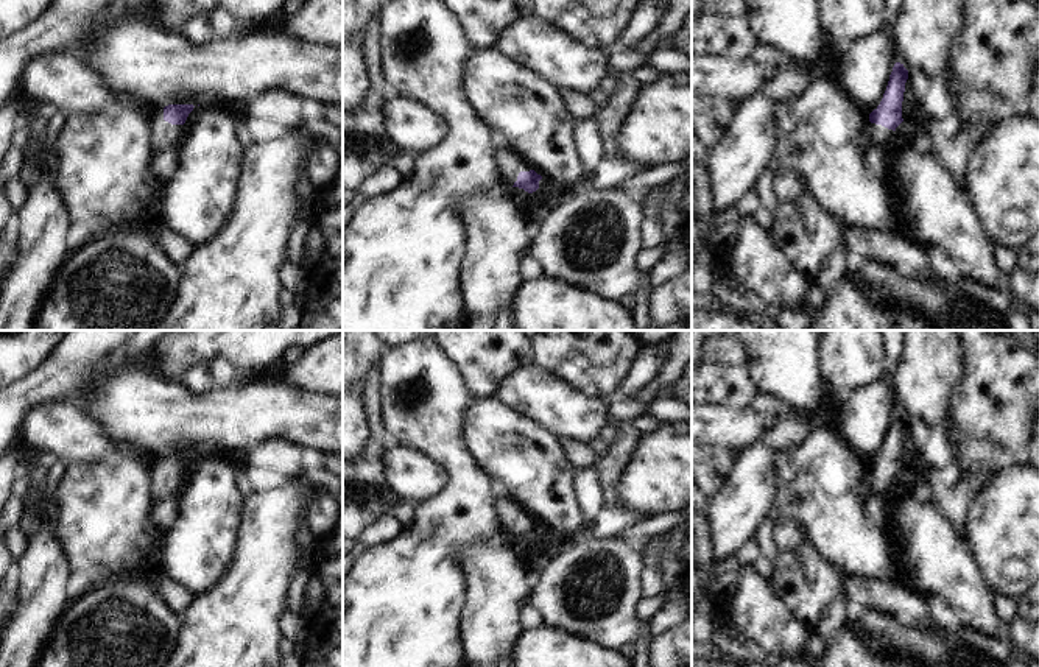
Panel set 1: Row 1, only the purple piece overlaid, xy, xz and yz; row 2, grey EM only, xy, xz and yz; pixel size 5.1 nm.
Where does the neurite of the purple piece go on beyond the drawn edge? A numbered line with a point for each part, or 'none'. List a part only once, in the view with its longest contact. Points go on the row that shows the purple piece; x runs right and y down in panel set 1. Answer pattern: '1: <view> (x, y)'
1: xy (162, 134)

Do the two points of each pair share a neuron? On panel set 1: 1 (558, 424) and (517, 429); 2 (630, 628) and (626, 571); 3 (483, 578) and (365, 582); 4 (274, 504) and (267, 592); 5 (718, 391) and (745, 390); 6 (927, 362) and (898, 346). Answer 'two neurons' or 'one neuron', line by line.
1: two neurons
2: one neuron
3: two neurons
4: one neuron
5: one neuron
6: two neurons

